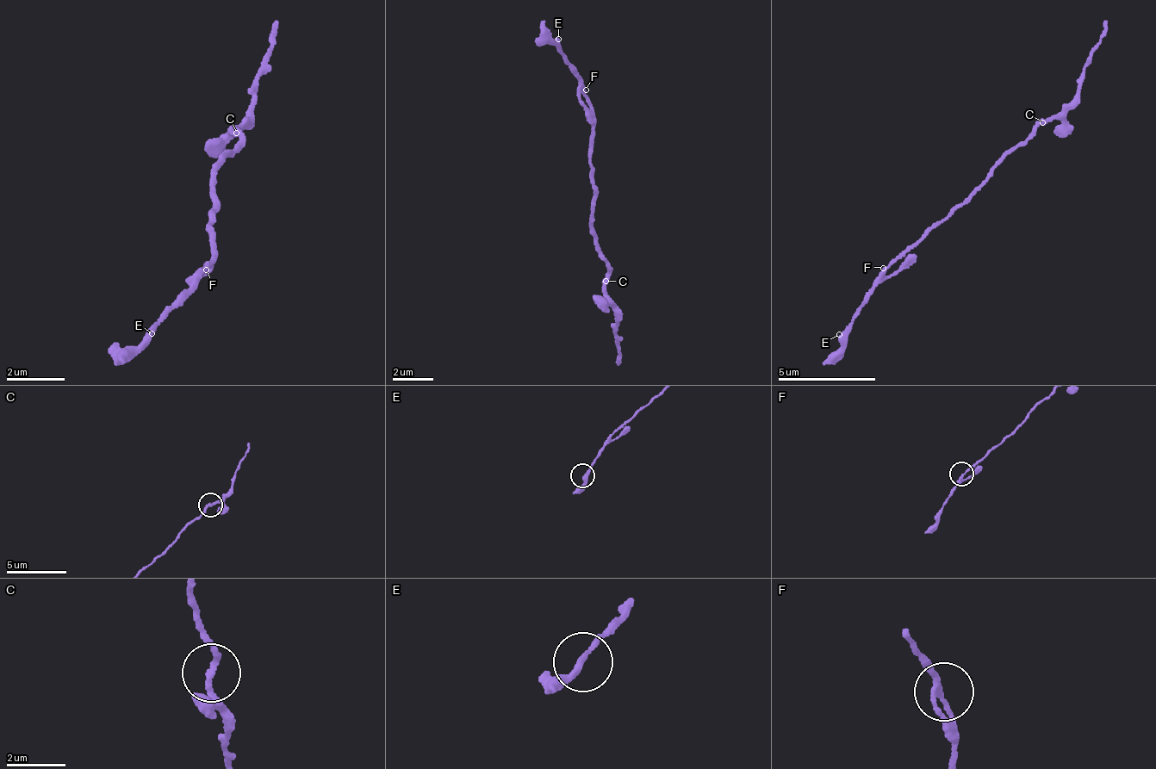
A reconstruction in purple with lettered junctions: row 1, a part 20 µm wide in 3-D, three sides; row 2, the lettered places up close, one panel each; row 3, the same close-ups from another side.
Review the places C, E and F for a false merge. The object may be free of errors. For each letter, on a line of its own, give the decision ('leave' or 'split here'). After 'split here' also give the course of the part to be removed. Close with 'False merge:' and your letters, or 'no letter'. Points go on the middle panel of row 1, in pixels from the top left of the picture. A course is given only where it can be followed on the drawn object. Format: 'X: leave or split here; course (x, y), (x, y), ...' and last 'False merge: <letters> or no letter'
C: leave
E: leave
F: leave
False merge: no letter

